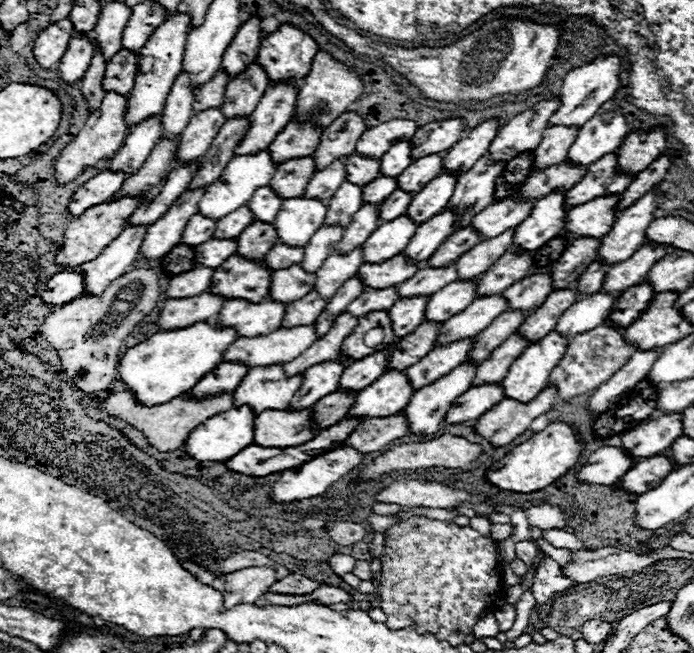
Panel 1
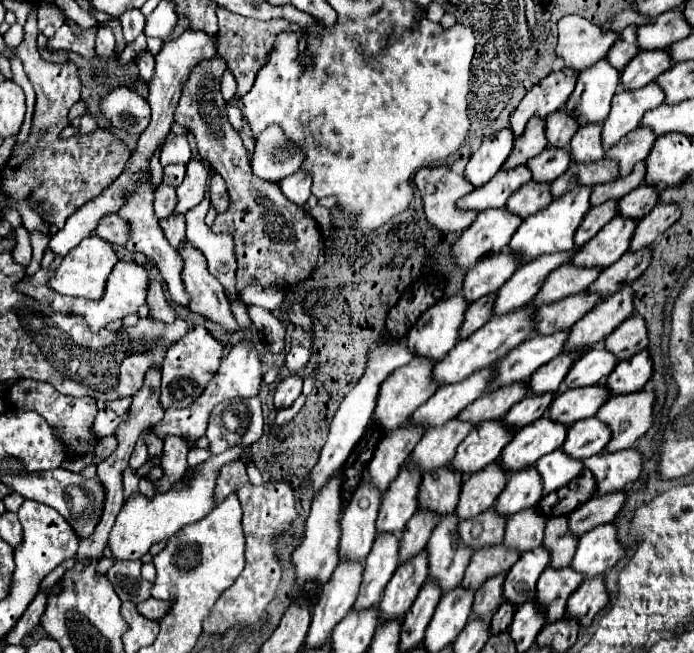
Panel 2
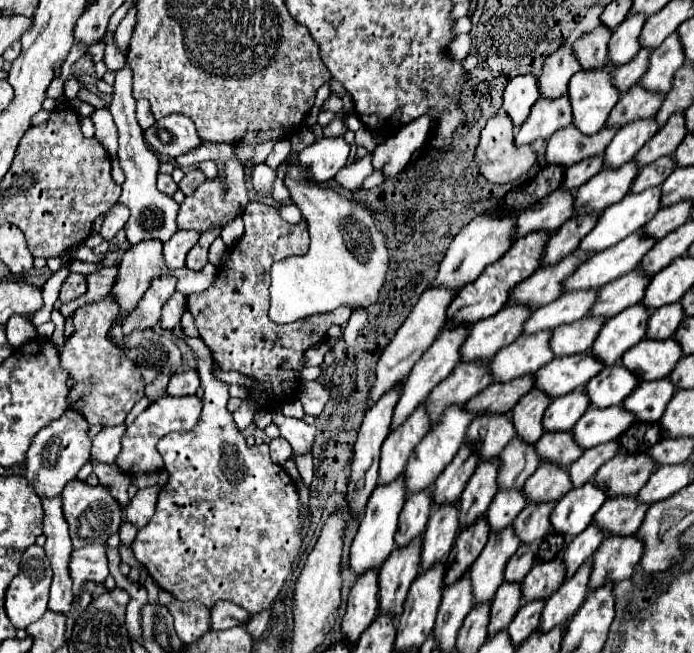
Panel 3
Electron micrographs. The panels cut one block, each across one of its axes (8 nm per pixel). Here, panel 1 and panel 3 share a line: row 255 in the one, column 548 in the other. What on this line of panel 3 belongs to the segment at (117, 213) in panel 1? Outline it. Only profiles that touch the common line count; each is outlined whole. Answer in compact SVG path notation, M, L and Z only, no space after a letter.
M560 48L552 56L546 58L546 64L542 68L542 74L538 78L540 96L544 98L560 98L568 90L568 80L580 72L582 66L572 54L572 50Z

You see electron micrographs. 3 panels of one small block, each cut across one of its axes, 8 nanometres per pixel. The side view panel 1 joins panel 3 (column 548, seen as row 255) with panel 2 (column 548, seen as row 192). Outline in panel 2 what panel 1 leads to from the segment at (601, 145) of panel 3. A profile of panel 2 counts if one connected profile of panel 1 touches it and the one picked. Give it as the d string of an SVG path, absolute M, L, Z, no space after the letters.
M526 182L524 186L520 186L520 190L516 190L516 194L512 194L512 198L508 198L506 208L518 214L520 218L528 218L530 214L542 210L550 202L552 202L550 184Z

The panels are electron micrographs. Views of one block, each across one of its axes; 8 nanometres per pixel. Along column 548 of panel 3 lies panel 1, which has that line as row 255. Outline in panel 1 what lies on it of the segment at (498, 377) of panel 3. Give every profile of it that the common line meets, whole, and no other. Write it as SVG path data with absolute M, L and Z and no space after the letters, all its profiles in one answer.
M352 250L350 254L346 256L340 256L340 254L332 254L330 258L326 258L326 262L322 264L322 270L318 270L316 274L316 284L314 284L314 290L324 298L332 298L338 288L350 280L356 272L358 272L358 266L362 266L362 250Z

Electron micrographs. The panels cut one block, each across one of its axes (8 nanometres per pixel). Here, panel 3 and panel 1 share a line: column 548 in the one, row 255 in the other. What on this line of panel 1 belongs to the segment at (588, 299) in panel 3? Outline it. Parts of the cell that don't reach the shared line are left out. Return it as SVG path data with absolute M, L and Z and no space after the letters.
M322 226L322 230L318 230L318 234L314 234L314 238L310 238L308 246L304 248L304 258L300 266L306 272L316 272L324 264L324 260L334 252L334 246L340 242L342 234L344 228Z

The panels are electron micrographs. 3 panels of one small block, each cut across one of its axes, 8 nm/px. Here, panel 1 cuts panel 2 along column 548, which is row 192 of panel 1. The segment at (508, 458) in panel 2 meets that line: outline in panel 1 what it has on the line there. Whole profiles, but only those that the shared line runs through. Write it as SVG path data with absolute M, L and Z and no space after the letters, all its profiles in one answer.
M440 174L438 178L434 178L434 182L426 184L422 188L422 192L414 194L414 202L410 202L406 216L412 222L422 224L422 222L430 220L434 214L440 214L446 208L456 182L458 182L458 178L454 178L450 174Z

